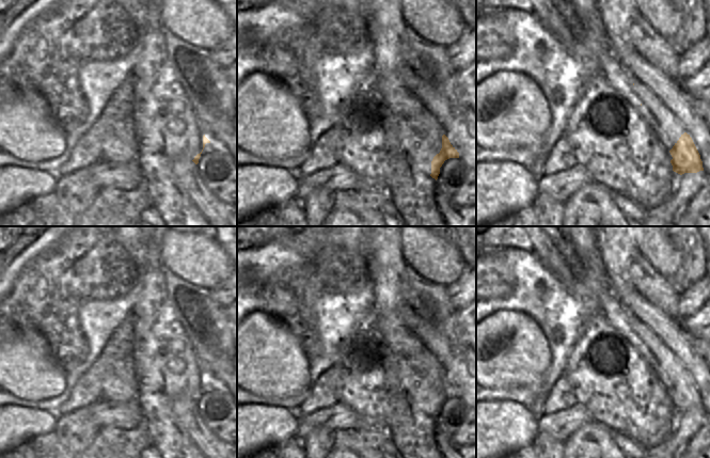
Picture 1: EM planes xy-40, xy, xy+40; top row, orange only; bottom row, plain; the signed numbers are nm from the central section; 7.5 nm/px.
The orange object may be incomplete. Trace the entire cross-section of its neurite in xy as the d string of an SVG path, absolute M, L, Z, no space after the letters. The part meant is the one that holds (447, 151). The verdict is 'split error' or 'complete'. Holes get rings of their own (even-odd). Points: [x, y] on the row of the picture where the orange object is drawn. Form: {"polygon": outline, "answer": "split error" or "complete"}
{"polygon": "M443 135L442 136L442 148L439 154L437 154L431 161L431 174L430 176L438 179L440 174L440 168L444 163L445 160L449 158L459 158L459 153L457 149L451 144L448 138Z", "answer": "complete"}

